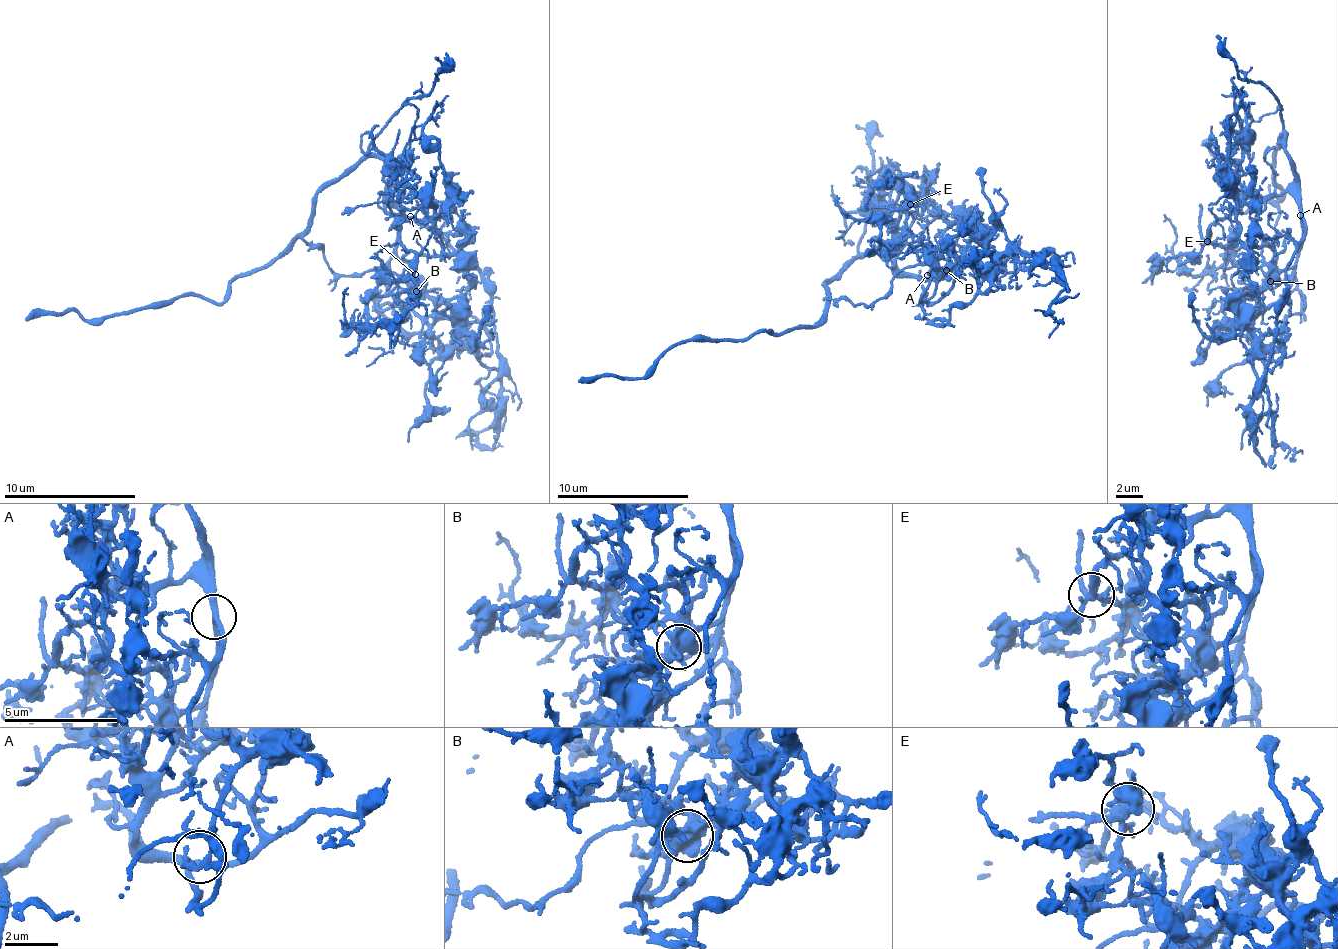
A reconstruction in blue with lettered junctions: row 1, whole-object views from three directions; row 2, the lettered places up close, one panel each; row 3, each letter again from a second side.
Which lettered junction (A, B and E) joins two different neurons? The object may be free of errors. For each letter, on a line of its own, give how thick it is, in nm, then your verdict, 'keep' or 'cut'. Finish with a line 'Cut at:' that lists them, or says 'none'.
A: calibre 240 nm; keep
B: calibre 550 nm; keep
E: calibre 340 nm; keep
Cut at: none

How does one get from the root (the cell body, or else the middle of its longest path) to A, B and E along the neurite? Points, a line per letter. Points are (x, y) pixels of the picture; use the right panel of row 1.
A: (1276, 221), (1275, 242), (1262, 241), (1264, 257), (1277, 268), (1292, 266), (1302, 240), (1300, 215)
B: (1276, 221), (1279, 229), (1275, 242), (1271, 245), (1263, 239), (1262, 241), (1271, 282)
E: (1276, 221), (1275, 242), (1271, 245), (1263, 239), (1257, 266), (1240, 263), (1229, 269), (1225, 250), (1207, 241)

